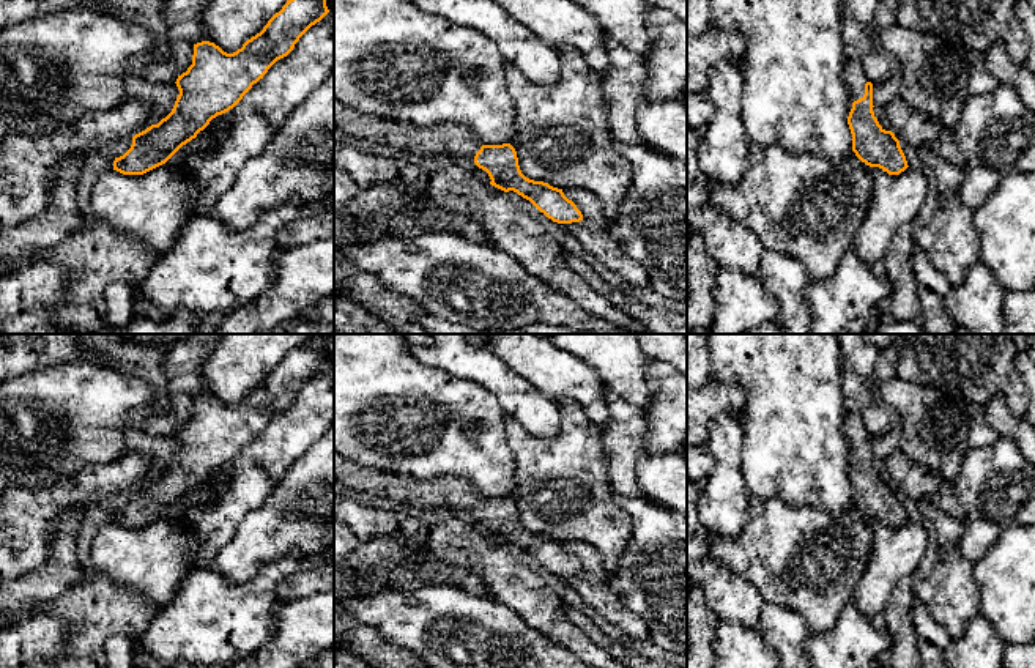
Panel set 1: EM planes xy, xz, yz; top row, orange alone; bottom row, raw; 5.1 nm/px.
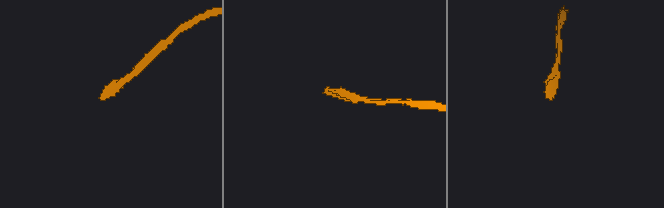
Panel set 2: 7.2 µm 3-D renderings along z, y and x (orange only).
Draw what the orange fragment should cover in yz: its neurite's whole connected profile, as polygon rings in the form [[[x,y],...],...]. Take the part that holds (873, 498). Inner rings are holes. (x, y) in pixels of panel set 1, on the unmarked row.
[[[848,413],[843,432],[849,440],[851,455],[848,477],[852,487],[852,504],[870,520],[888,528],[900,528],[909,518],[892,484],[885,484],[873,465],[873,436],[859,413]]]

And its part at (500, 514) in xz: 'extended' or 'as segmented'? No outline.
extended

